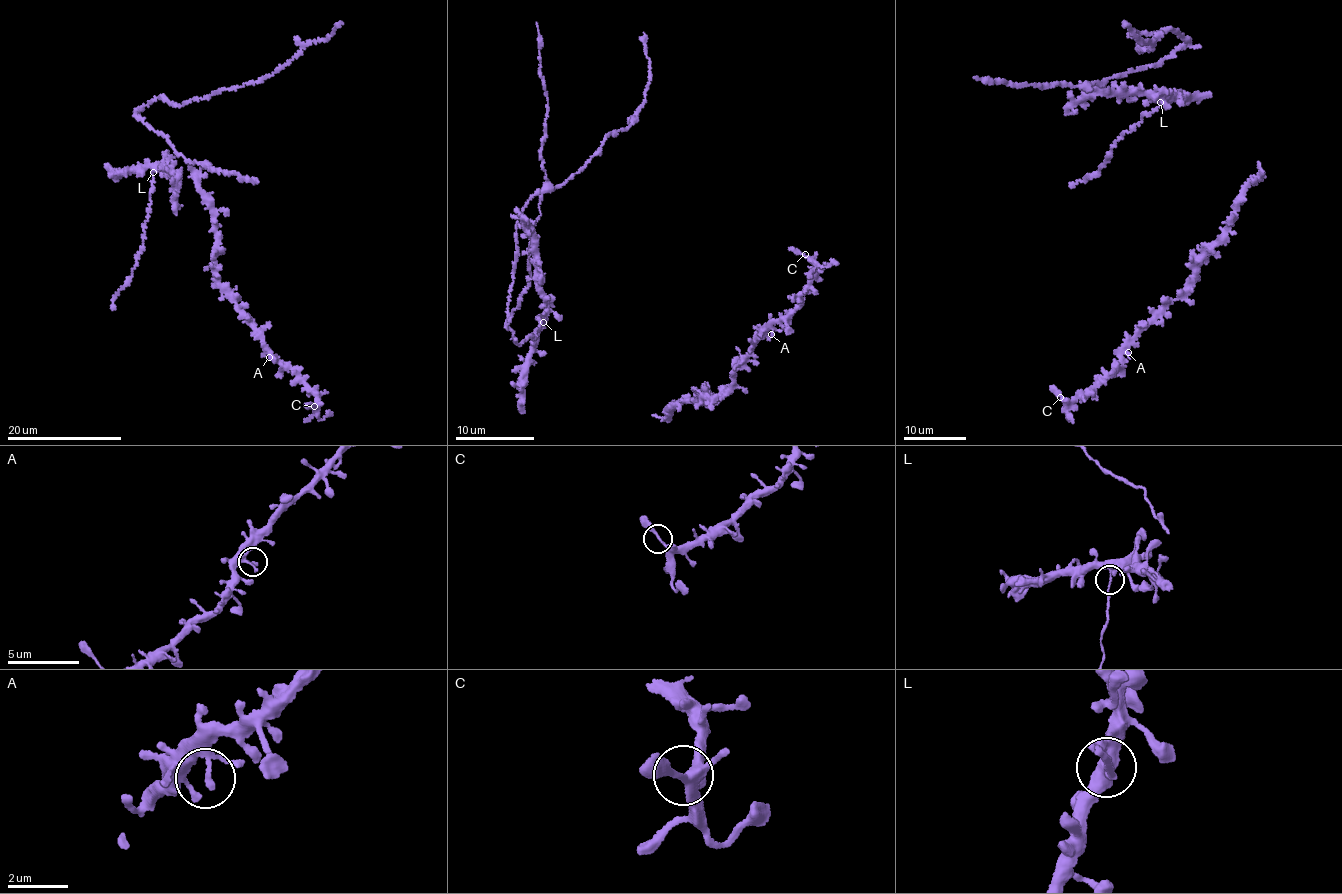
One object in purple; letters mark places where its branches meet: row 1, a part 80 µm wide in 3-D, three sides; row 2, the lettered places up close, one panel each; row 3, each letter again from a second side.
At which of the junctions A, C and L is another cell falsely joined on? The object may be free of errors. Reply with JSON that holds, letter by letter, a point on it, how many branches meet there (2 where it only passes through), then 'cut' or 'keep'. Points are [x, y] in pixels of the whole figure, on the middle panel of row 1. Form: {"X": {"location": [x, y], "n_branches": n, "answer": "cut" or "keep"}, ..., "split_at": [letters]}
{"A": {"location": [771, 334], "n_branches": 2, "answer": "keep"}, "C": {"location": [805, 254], "n_branches": 2, "answer": "keep"}, "L": {"location": [543, 322], "n_branches": 2, "answer": "cut"}, "split_at": ["L"]}

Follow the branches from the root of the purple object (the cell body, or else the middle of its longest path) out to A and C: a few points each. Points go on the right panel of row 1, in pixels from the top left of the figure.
A: (1259, 162), (1259, 176), (1240, 196), (1227, 235), (1197, 266), (1183, 296), (1167, 300), (1135, 335), (1128, 352)
C: (1259, 162), (1227, 235), (1185, 293), (1128, 340), (1112, 375), (1060, 397)

